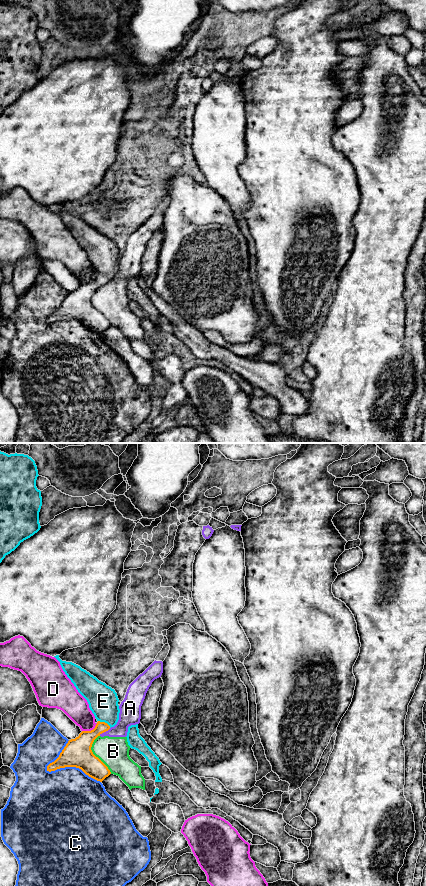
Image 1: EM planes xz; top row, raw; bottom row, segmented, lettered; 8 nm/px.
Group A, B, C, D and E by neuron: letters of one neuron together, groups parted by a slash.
A B / C / D / E

